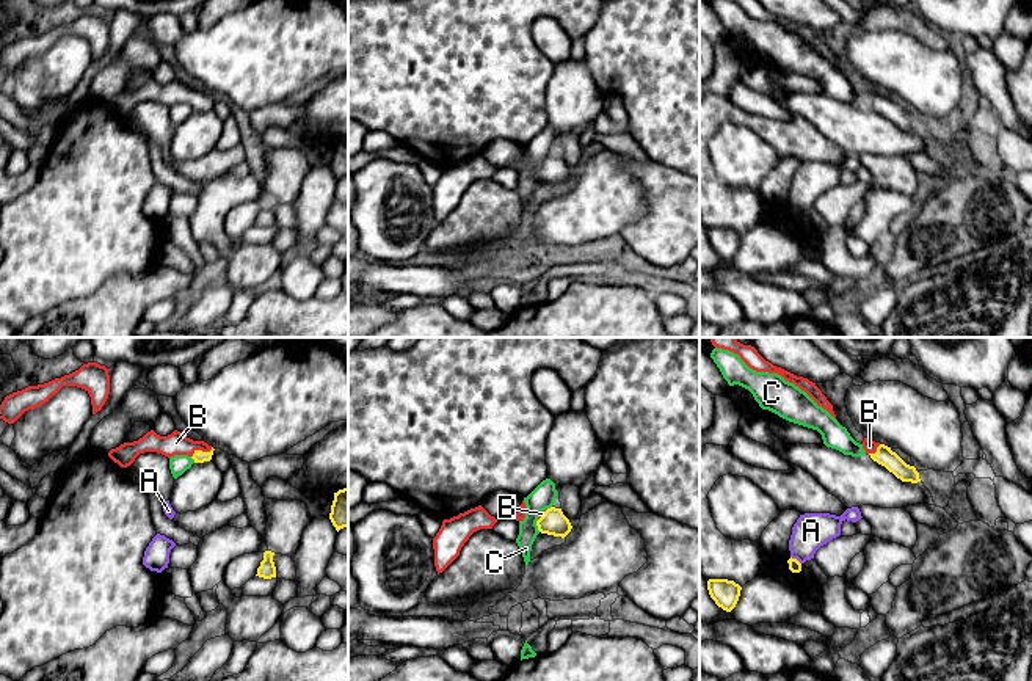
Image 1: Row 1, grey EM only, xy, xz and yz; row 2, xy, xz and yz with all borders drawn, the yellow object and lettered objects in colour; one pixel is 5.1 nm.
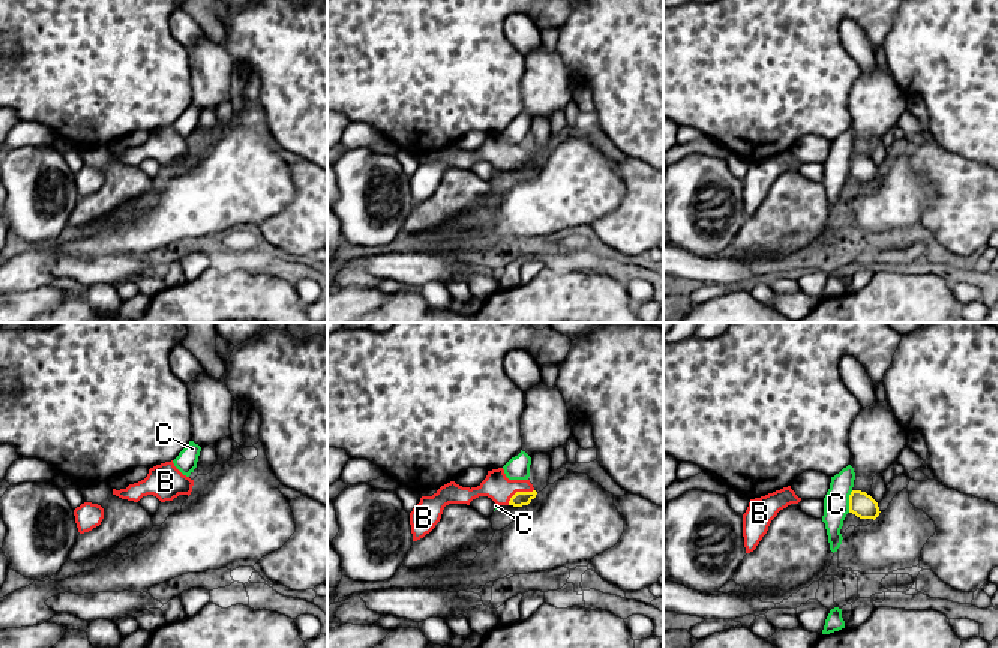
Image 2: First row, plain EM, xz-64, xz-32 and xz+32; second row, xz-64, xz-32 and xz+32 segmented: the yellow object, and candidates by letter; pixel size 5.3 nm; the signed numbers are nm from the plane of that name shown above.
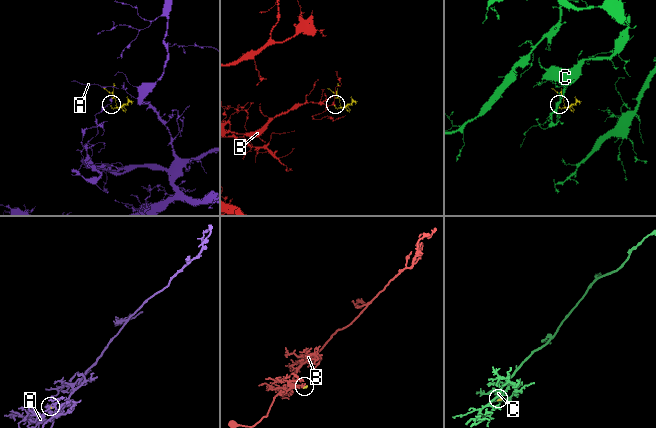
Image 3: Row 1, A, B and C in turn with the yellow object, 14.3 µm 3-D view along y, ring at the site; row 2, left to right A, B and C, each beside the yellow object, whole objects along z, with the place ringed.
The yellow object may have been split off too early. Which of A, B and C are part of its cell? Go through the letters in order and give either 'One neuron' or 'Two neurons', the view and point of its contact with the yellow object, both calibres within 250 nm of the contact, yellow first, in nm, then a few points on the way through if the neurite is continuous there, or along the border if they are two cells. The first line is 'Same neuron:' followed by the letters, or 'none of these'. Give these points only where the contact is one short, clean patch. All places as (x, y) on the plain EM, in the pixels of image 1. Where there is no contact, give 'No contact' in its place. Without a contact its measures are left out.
Same neuron: B
A: Two neurons. Touches yellow at yz (795, 207). Thickness 60 nm (yellow) against 190 nm
B: One neuron. Touches yellow at xy (201, 99). Thickness 60 nm (yellow) against 120 nm. Path across: xy (199, 105), (201, 99), (176, 91)
C: Two neurons. Touches yellow at xz (537, 173). Thickness 130 nm (yellow) against 120 nm. Boundary: xz (537, 168), (540, 179)

